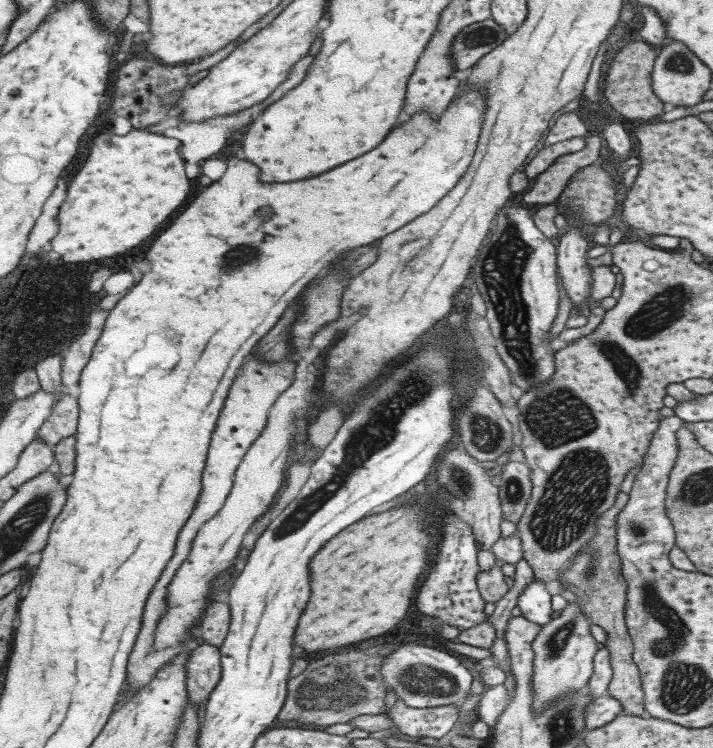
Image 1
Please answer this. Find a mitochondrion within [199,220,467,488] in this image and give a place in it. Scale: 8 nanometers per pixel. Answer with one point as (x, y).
(235, 263)

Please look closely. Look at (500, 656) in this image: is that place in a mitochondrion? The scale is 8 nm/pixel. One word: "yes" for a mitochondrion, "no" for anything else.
no

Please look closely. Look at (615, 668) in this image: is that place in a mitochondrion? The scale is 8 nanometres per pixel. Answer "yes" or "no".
no

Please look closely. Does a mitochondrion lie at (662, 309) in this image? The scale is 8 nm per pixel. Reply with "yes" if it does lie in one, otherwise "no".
yes

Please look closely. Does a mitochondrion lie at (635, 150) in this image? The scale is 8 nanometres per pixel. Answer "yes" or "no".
no

